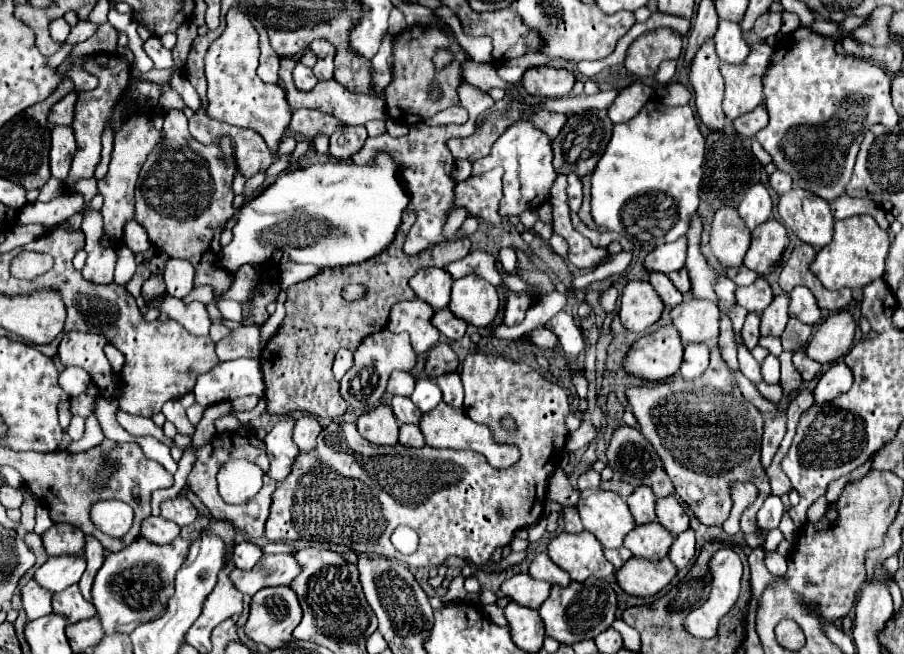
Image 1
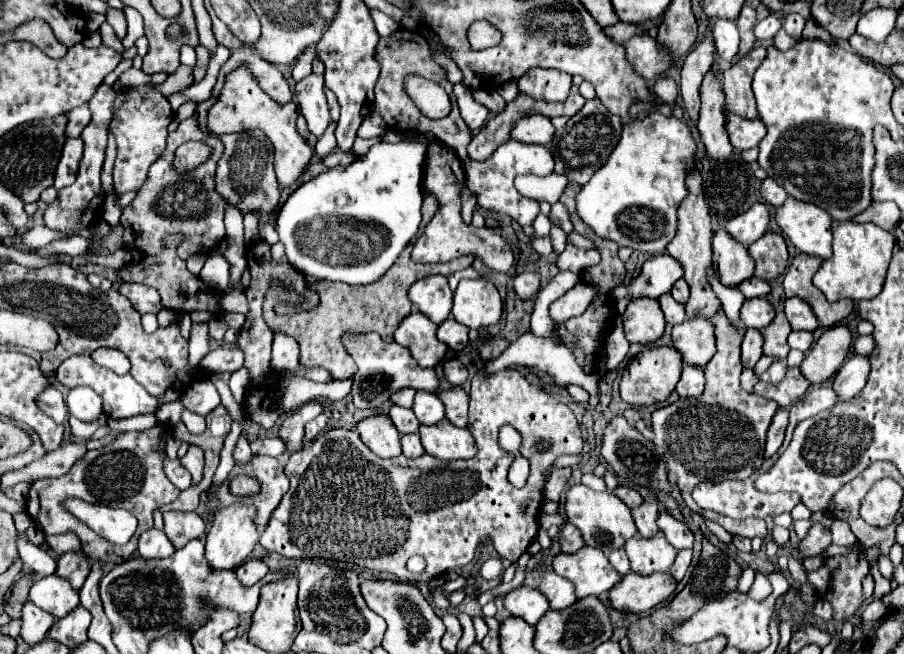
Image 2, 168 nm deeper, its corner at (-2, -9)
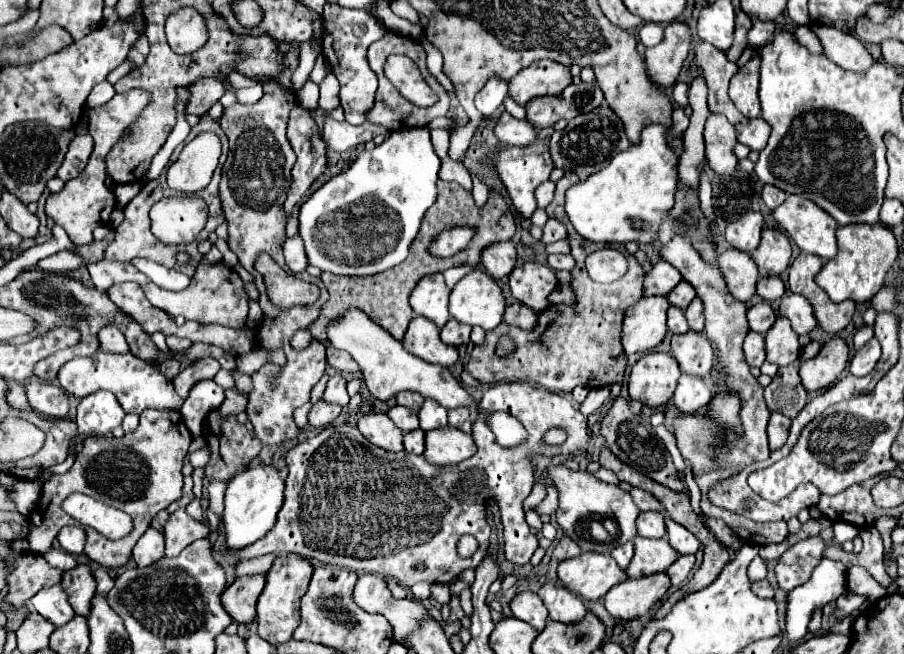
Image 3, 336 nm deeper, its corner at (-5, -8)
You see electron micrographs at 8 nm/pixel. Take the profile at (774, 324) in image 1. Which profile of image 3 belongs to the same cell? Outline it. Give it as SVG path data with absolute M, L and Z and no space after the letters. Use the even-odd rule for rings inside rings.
M777 317L775 325L769 329L765 337L765 351L767 351L767 361L779 367L795 363L799 359L801 345L797 341L797 333L789 325L789 319Z

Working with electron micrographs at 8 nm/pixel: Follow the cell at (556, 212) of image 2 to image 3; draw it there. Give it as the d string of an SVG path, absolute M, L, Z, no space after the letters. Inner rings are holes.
M549 219L547 223L545 223L545 227L543 227L543 237L541 237L541 241L543 243L555 243L555 241L559 241L559 239L565 239L567 237L567 229L565 229L565 225L559 221L559 219Z

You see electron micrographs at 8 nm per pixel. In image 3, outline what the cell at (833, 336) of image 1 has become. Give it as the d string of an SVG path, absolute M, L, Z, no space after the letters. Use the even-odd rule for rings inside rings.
M843 337L829 339L813 359L801 363L799 375L803 387L809 393L829 387L843 373L847 361L849 361L847 341Z

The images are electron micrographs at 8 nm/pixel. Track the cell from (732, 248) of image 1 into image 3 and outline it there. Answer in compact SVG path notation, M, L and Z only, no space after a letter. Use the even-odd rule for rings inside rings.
M727 247L725 251L721 251L717 263L721 267L721 273L731 295L739 301L749 301L755 295L757 283L757 265L753 257L745 251Z

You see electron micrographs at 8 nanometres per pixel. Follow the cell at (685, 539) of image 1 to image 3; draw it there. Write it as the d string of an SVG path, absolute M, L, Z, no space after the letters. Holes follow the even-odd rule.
M681 555L681 557L667 569L667 575L671 577L671 585L679 587L679 585L687 579L689 571L693 569L693 565L695 565L695 555Z

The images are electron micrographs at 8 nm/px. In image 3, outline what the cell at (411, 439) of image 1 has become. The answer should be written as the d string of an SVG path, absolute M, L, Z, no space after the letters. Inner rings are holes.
M421 429L405 433L405 451L421 455L425 451L425 441L421 441L421 437L425 437L425 433Z

